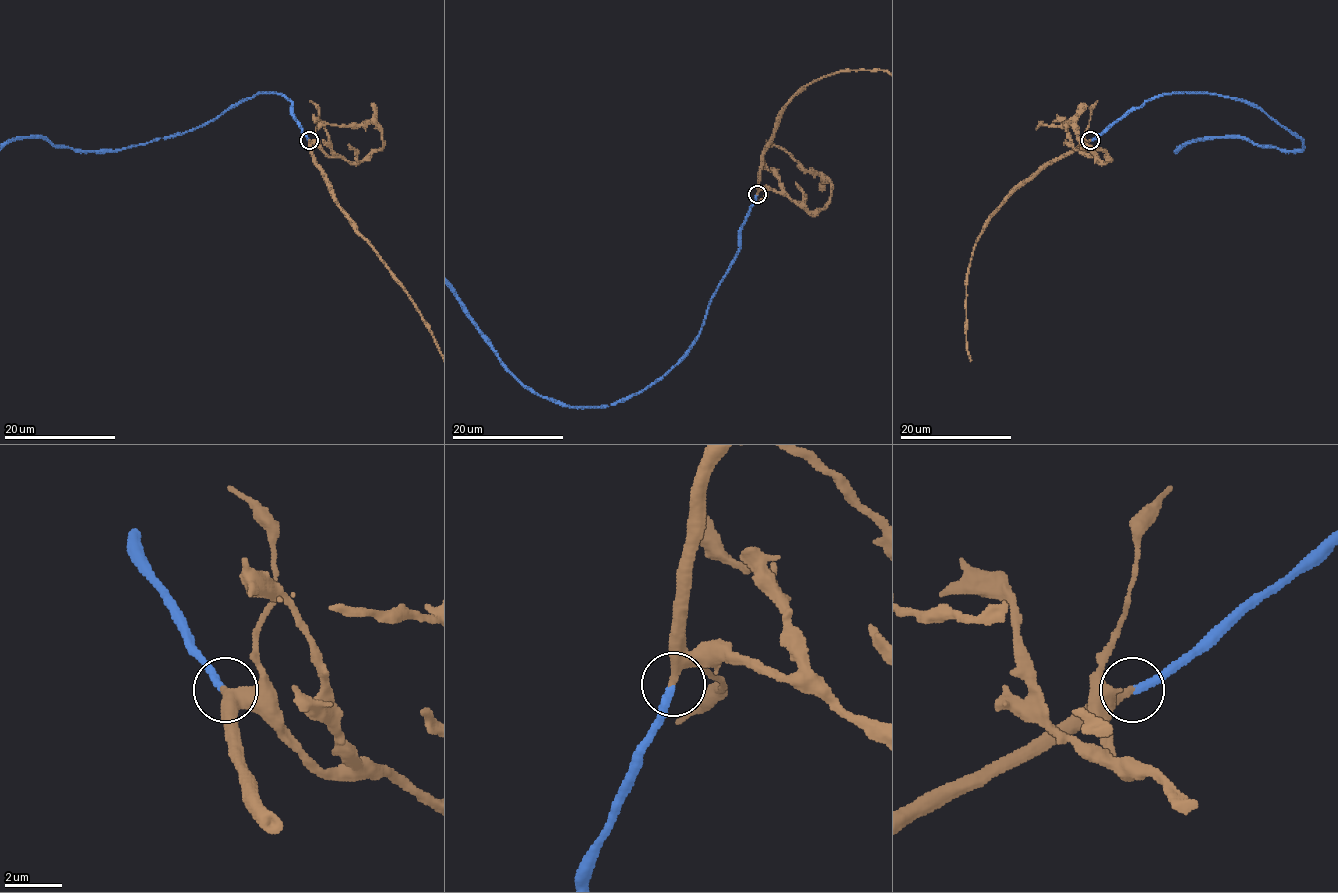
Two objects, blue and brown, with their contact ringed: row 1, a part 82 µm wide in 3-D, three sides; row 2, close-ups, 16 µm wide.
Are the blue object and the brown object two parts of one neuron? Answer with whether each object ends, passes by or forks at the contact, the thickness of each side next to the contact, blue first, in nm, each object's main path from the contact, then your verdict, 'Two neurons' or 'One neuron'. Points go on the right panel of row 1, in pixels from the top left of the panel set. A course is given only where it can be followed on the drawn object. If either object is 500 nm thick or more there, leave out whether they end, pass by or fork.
At the ring blue ends. At the ring brown ends. Thickness 280 nm (blue) against 400 nm. One neuron

